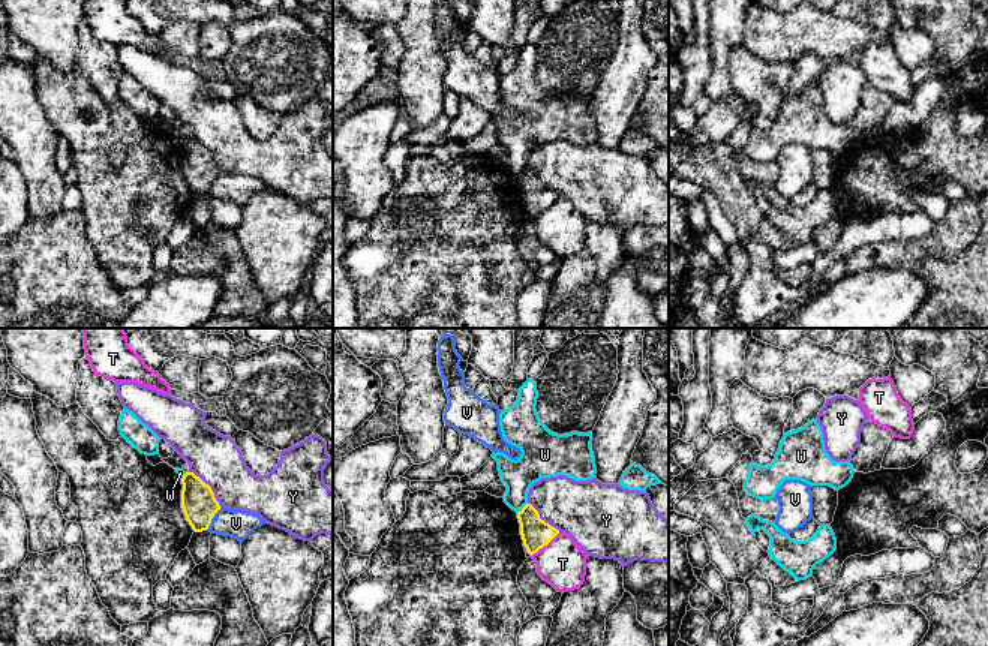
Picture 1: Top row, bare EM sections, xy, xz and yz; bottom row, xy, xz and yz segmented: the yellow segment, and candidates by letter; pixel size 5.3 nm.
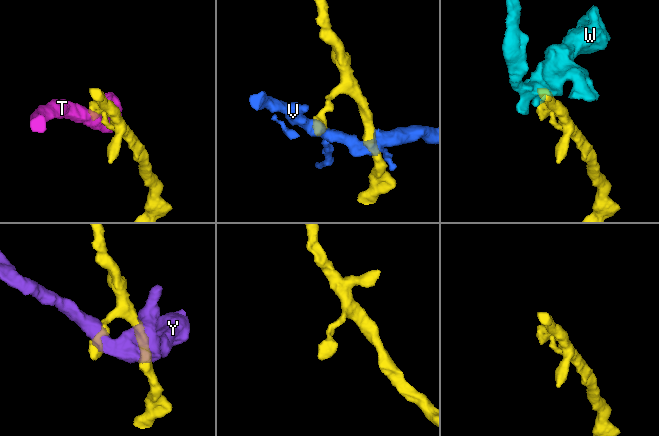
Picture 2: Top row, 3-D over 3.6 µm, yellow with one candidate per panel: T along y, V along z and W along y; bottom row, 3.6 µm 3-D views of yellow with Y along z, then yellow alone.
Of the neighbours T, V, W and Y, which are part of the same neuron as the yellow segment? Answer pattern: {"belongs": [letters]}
{"belongs": []}

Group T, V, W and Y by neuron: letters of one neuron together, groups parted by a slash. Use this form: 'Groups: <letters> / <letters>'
Groups: T / V / W / Y

